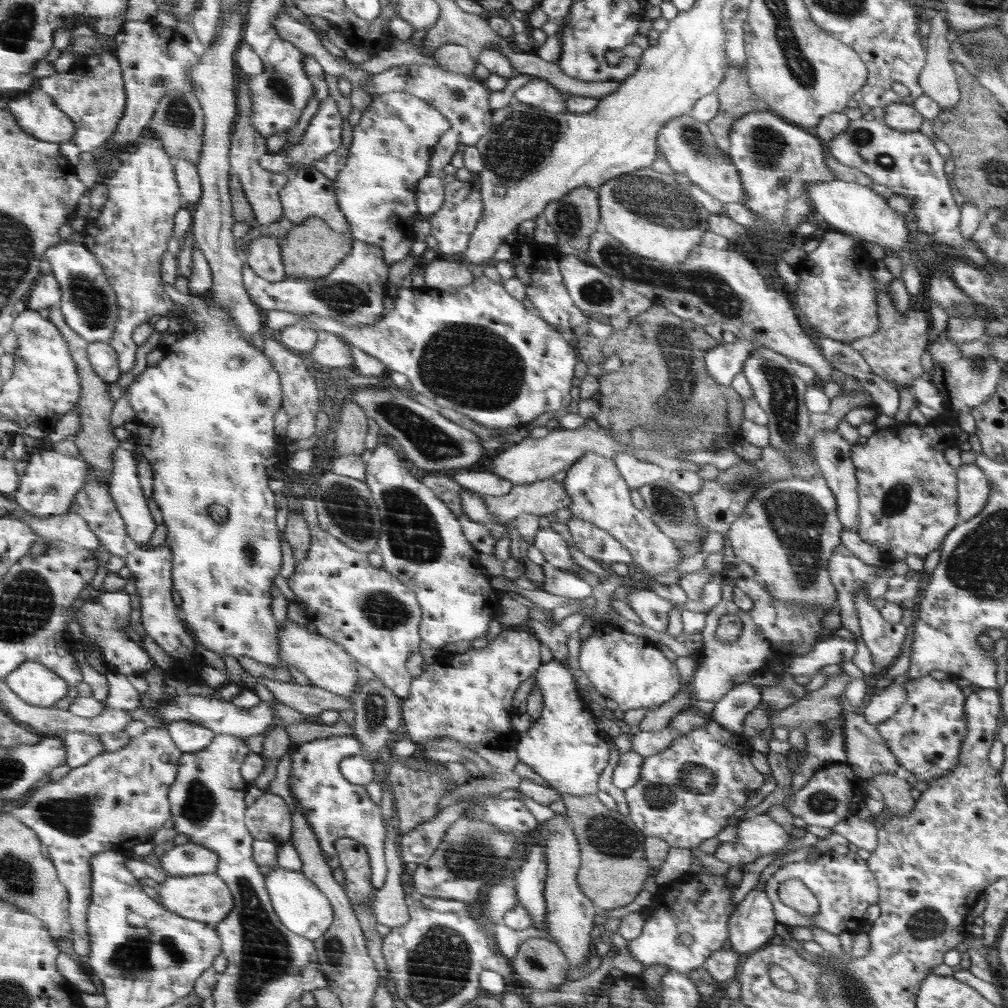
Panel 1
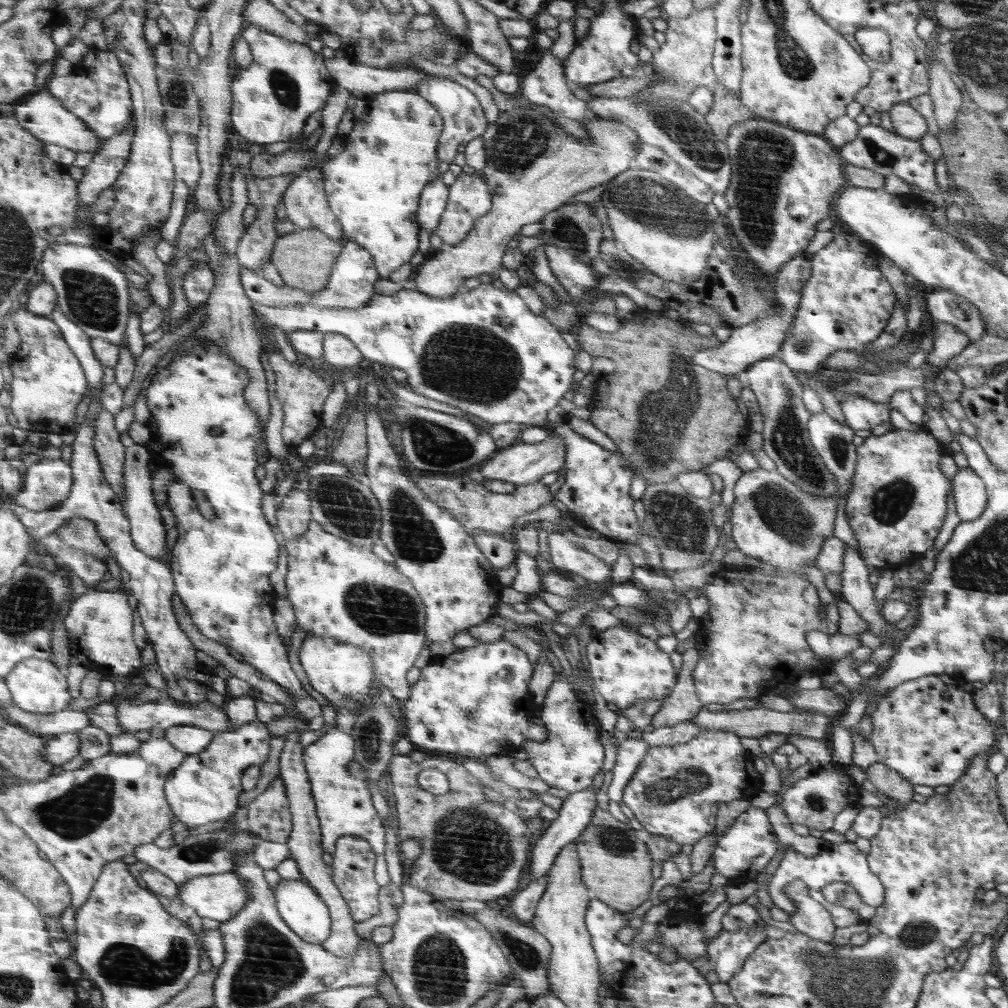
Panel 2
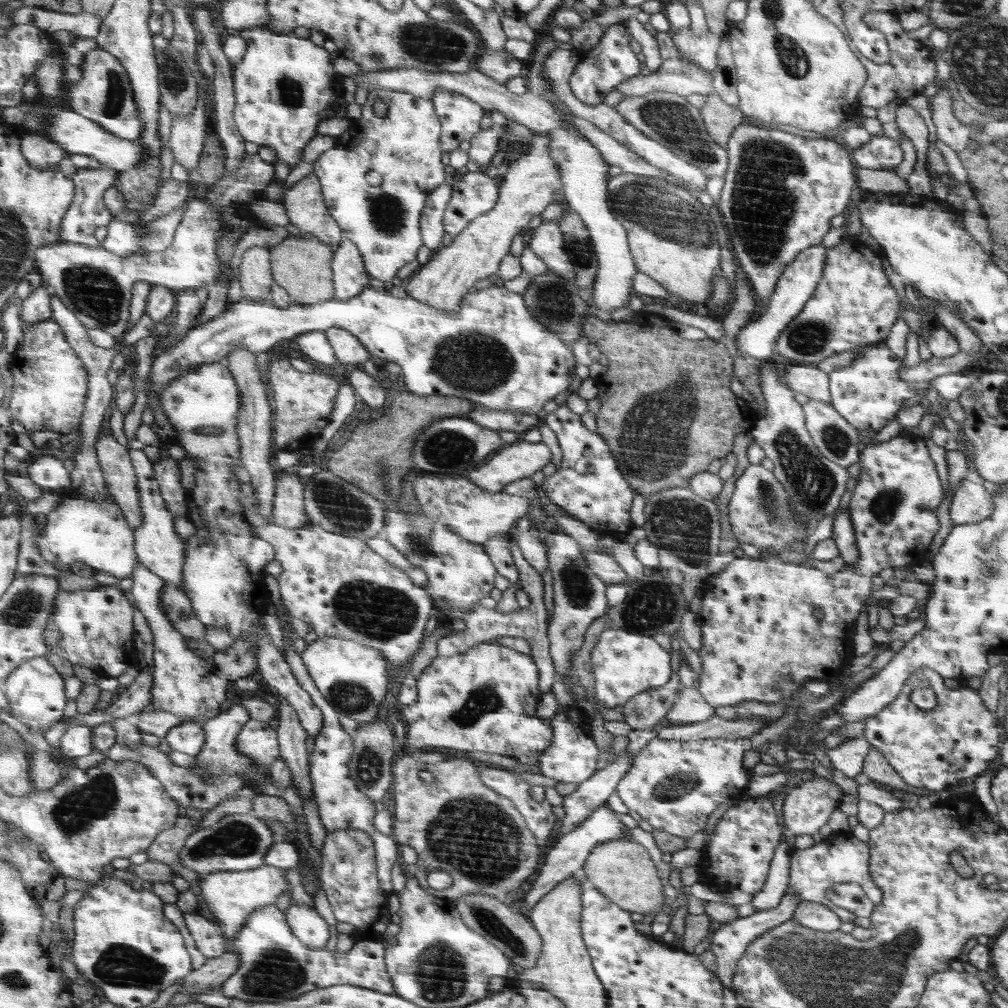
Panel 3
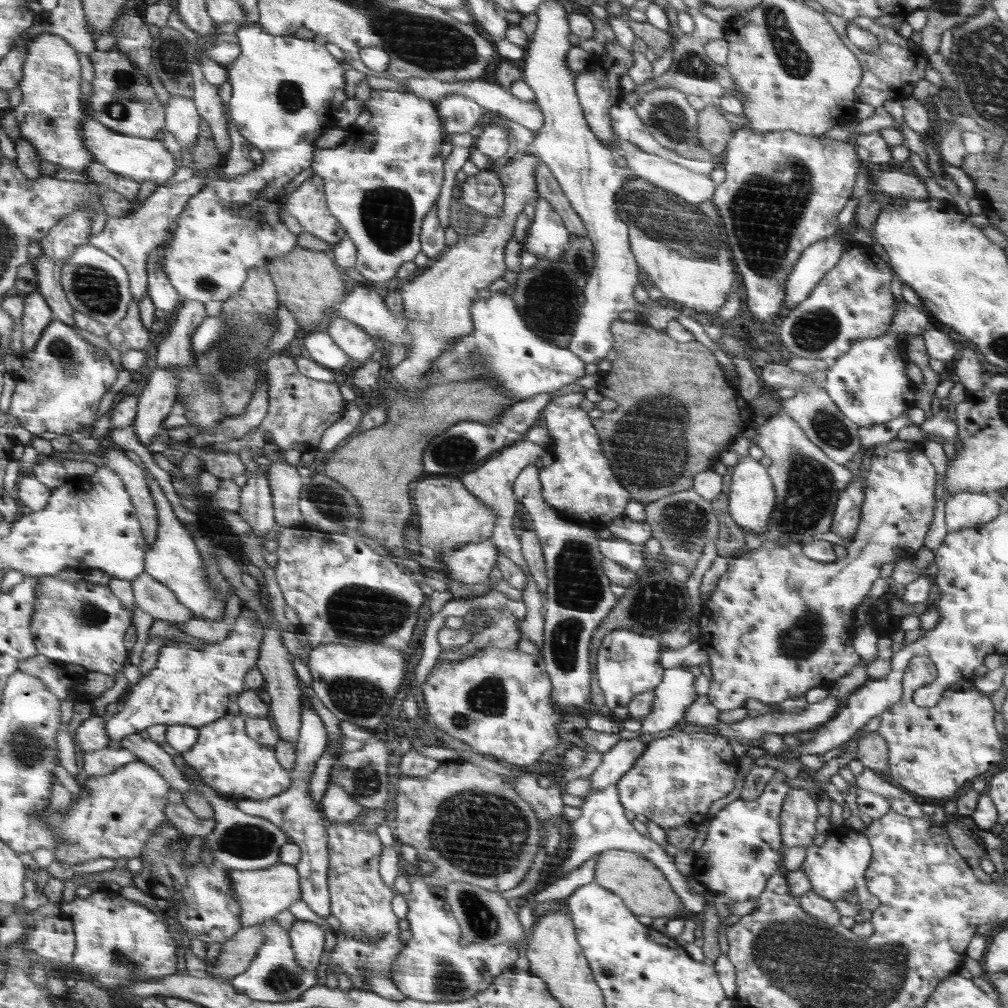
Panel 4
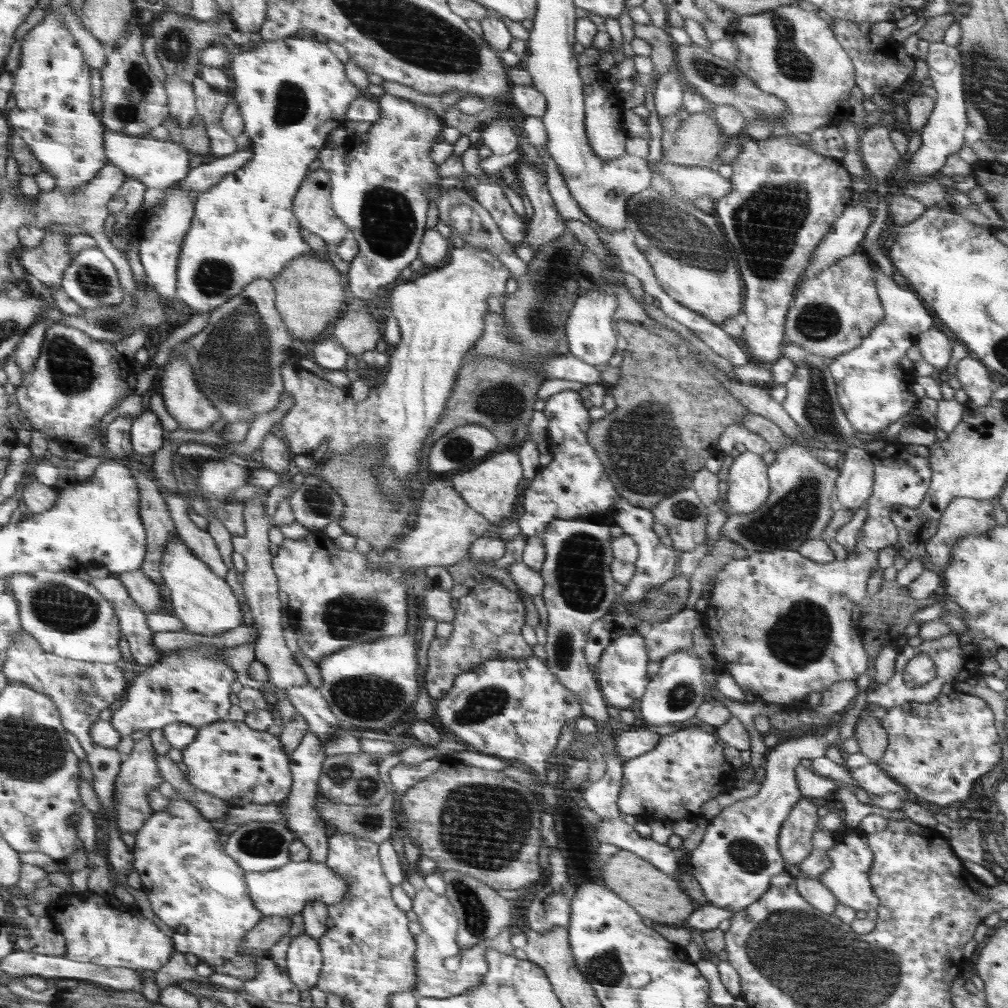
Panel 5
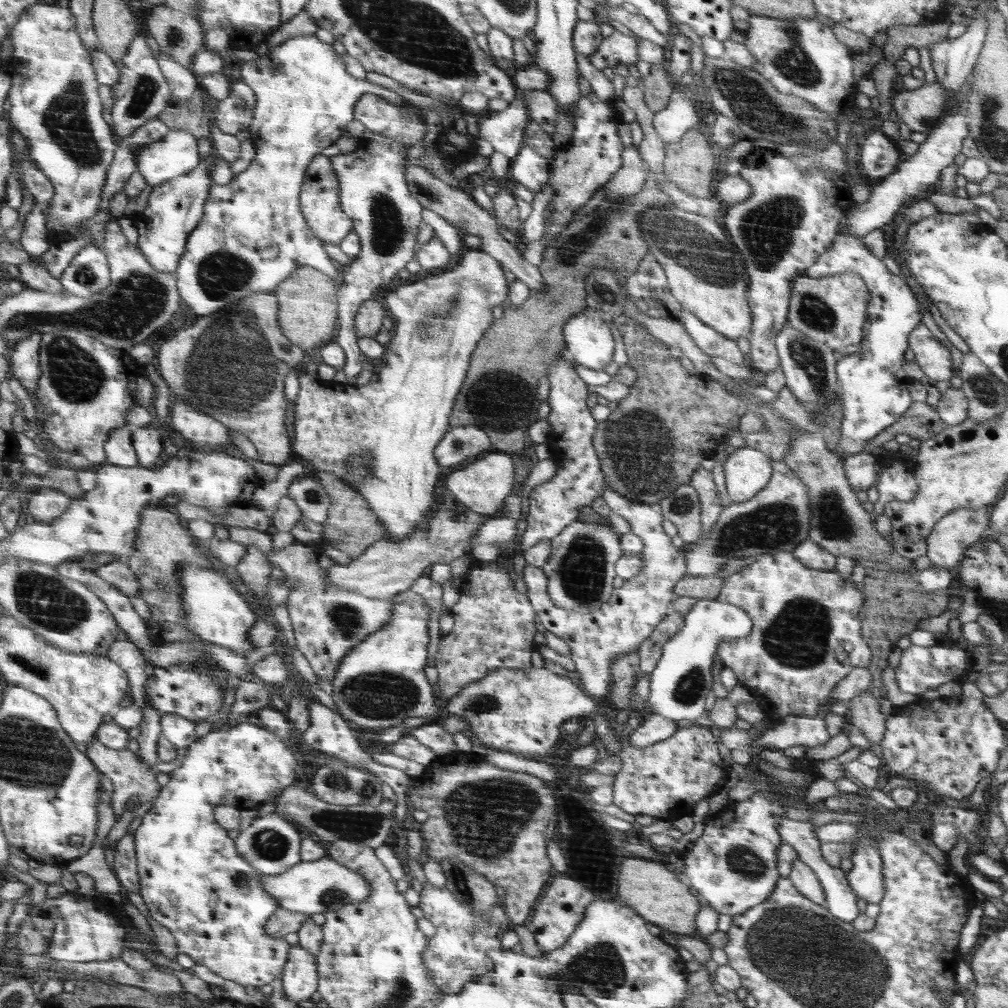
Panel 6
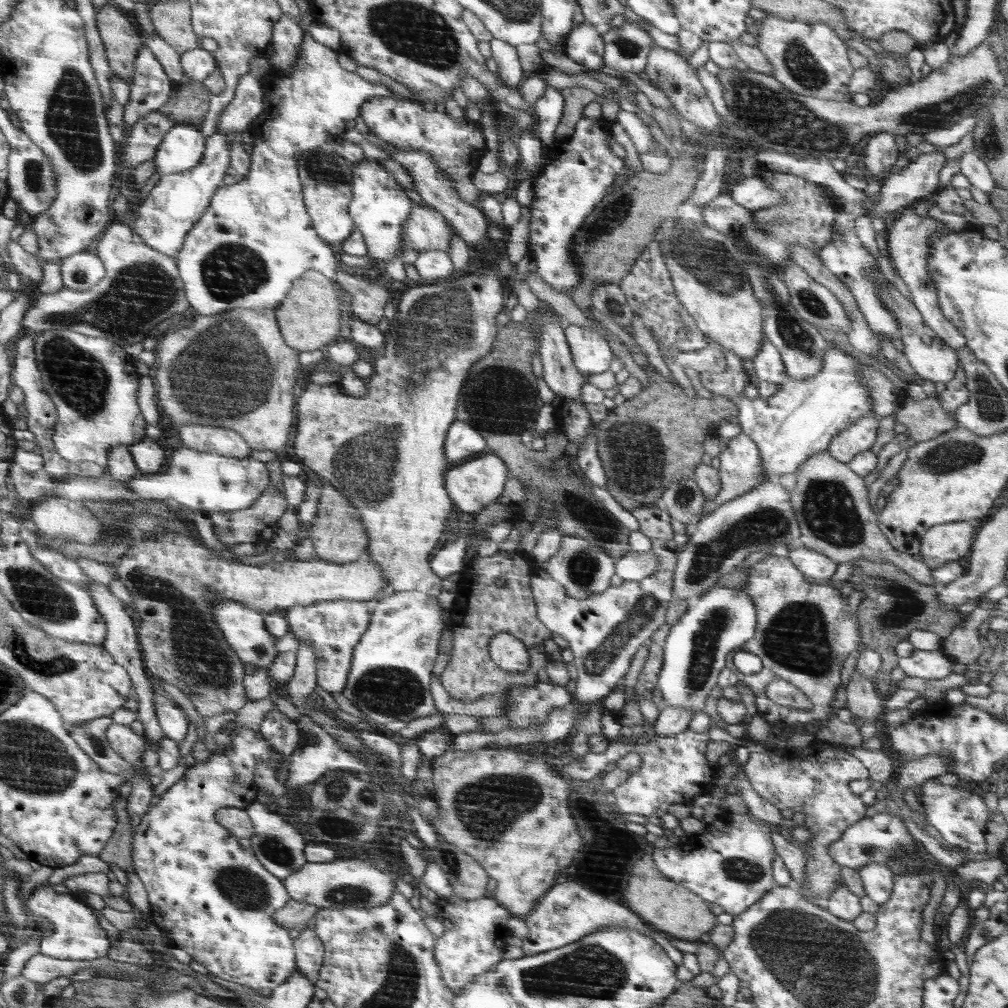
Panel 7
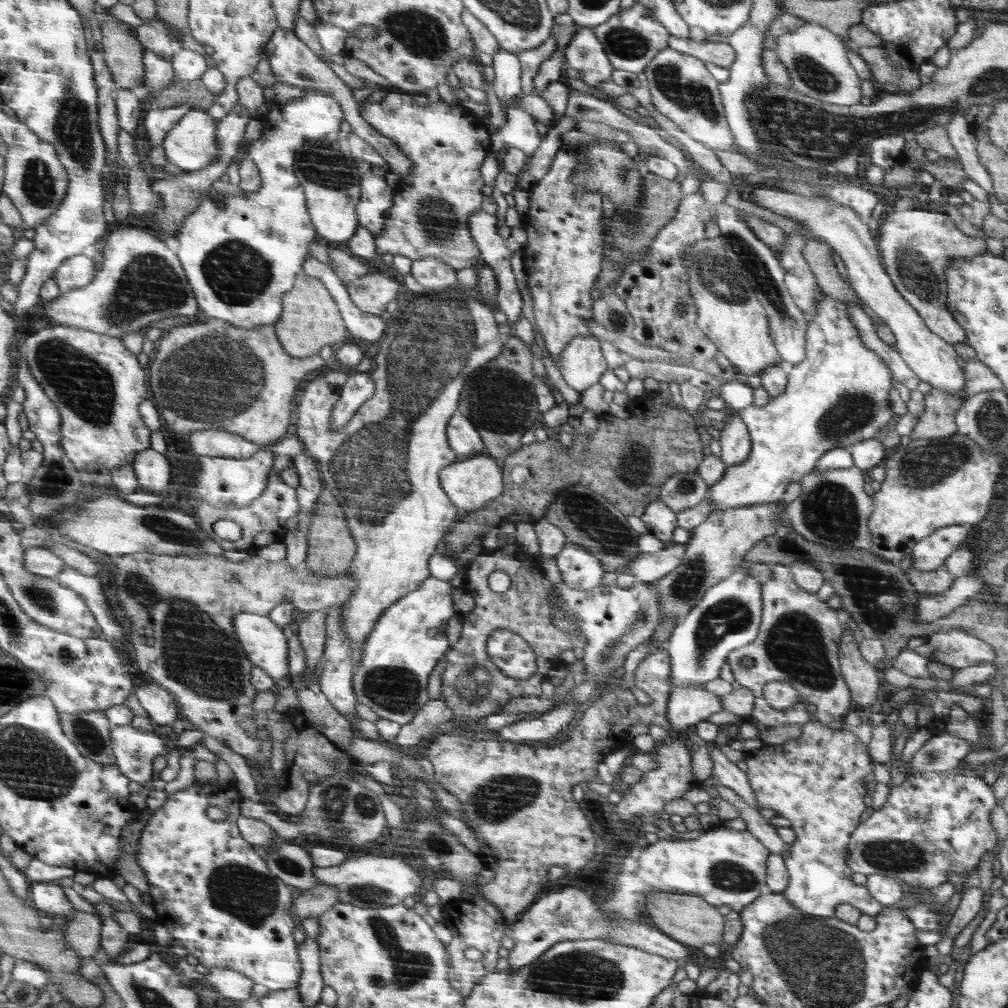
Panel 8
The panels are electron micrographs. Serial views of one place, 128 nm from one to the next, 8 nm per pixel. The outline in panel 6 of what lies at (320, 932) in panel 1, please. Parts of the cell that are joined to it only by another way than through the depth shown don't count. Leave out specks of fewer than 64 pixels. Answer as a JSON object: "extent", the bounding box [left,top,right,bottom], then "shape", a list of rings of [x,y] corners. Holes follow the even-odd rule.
{"extent":[281,946,319,1004],"shape":[[[294,946],[290,950],[288,964],[282,969],[281,979],[284,994],[289,1000],[297,1004],[309,1000],[319,983],[315,956],[300,946]]]}

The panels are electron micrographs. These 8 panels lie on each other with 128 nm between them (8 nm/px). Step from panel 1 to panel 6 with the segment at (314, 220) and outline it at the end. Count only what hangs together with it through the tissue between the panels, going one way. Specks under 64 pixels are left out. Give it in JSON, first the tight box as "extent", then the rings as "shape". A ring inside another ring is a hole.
{"extent":[276,266,339,351],"shape":[[[301,266],[281,282],[276,292],[277,302],[280,304],[277,318],[281,330],[292,342],[308,351],[330,338],[339,311],[336,286],[330,275],[309,266]]]}

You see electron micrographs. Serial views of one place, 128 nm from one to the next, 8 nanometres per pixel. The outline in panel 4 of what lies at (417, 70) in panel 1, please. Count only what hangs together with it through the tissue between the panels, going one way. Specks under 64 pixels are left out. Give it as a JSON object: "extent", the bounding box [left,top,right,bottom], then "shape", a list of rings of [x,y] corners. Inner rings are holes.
{"extent":[438,95,485,134],"shape":[[[447,95],[439,102],[438,110],[442,122],[445,123],[446,132],[464,134],[481,123],[480,119],[485,114],[485,108],[474,102],[472,98],[464,95]]]}

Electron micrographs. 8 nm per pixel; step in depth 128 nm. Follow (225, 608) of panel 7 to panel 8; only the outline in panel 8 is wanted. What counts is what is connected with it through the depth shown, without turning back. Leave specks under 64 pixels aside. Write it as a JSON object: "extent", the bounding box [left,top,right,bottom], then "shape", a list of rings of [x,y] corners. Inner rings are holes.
{"extent":[235,613,288,680],"shape":[[[240,613],[235,618],[235,627],[242,648],[255,668],[260,667],[274,680],[288,676],[288,639],[273,619],[267,615]]]}

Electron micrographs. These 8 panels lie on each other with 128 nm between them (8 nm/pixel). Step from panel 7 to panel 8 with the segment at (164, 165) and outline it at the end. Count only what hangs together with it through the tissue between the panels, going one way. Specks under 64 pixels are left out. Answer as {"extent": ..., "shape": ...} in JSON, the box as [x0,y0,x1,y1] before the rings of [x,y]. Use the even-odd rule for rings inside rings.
{"extent":[163,109,219,171],"shape":[[[192,109],[166,137],[163,145],[169,162],[195,171],[219,159],[219,122],[209,110]]]}

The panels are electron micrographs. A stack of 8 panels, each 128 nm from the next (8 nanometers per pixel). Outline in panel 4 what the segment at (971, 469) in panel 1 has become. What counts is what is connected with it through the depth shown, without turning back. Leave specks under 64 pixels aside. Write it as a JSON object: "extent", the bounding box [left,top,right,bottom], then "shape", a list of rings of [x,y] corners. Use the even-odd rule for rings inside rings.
{"extent":[945,491,1000,533],"shape":[[[962,491],[947,498],[945,524],[948,533],[976,528],[1000,514],[998,500],[982,491]]]}

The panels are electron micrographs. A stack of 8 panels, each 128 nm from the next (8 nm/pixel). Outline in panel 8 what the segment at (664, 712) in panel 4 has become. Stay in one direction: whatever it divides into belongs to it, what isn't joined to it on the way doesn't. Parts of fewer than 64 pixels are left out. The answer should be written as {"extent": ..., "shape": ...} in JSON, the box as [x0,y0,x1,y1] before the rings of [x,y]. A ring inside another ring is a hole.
{"extent":[663,561,763,688],"shape":[[[746,561],[741,562],[728,578],[718,581],[717,585],[710,588],[701,601],[693,606],[692,612],[675,624],[670,638],[664,642],[663,647],[672,659],[673,674],[670,678],[670,683],[673,684],[672,688],[705,686],[707,682],[716,680],[719,678],[718,674],[722,665],[727,662],[727,656],[734,649],[746,646],[757,637],[763,607],[761,584],[746,573],[744,563]]]}

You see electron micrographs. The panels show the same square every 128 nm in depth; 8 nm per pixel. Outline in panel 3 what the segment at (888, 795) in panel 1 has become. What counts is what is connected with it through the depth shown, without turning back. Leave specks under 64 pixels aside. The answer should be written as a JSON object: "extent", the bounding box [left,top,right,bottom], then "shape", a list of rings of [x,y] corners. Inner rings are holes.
{"extent":[863,746,921,793],"shape":[[[873,746],[870,747],[868,755],[863,762],[863,773],[873,782],[880,785],[898,788],[906,792],[921,793],[916,787],[910,787],[909,784],[890,766],[888,759],[879,750]]]}

